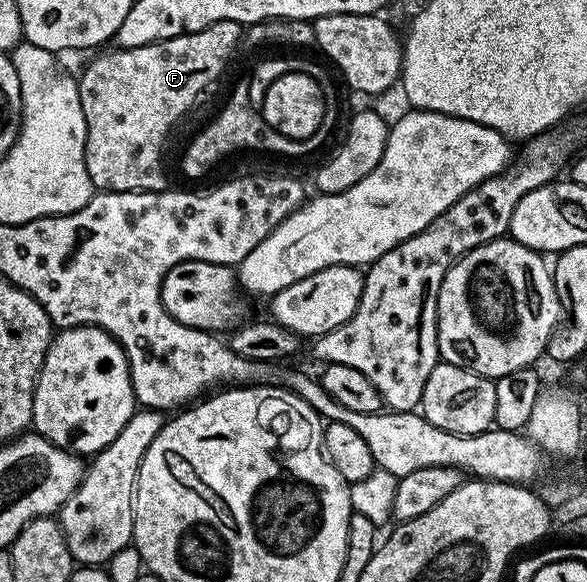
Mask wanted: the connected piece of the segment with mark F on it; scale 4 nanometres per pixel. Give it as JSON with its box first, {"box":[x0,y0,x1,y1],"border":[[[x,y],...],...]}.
{"box":[78,21,242,192],"border":[[[218,21],[201,31],[191,31],[185,35],[179,35],[173,39],[163,39],[150,45],[141,47],[126,47],[123,49],[112,49],[109,55],[100,55],[81,75],[78,75],[80,84],[80,96],[82,97],[82,113],[86,113],[86,169],[90,173],[90,181],[97,192],[101,191],[163,191],[164,167],[160,164],[160,158],[164,155],[164,142],[168,139],[168,130],[191,109],[196,103],[196,98],[219,77],[224,71],[224,66],[232,59],[236,46],[242,43],[241,24],[234,21]]]}

